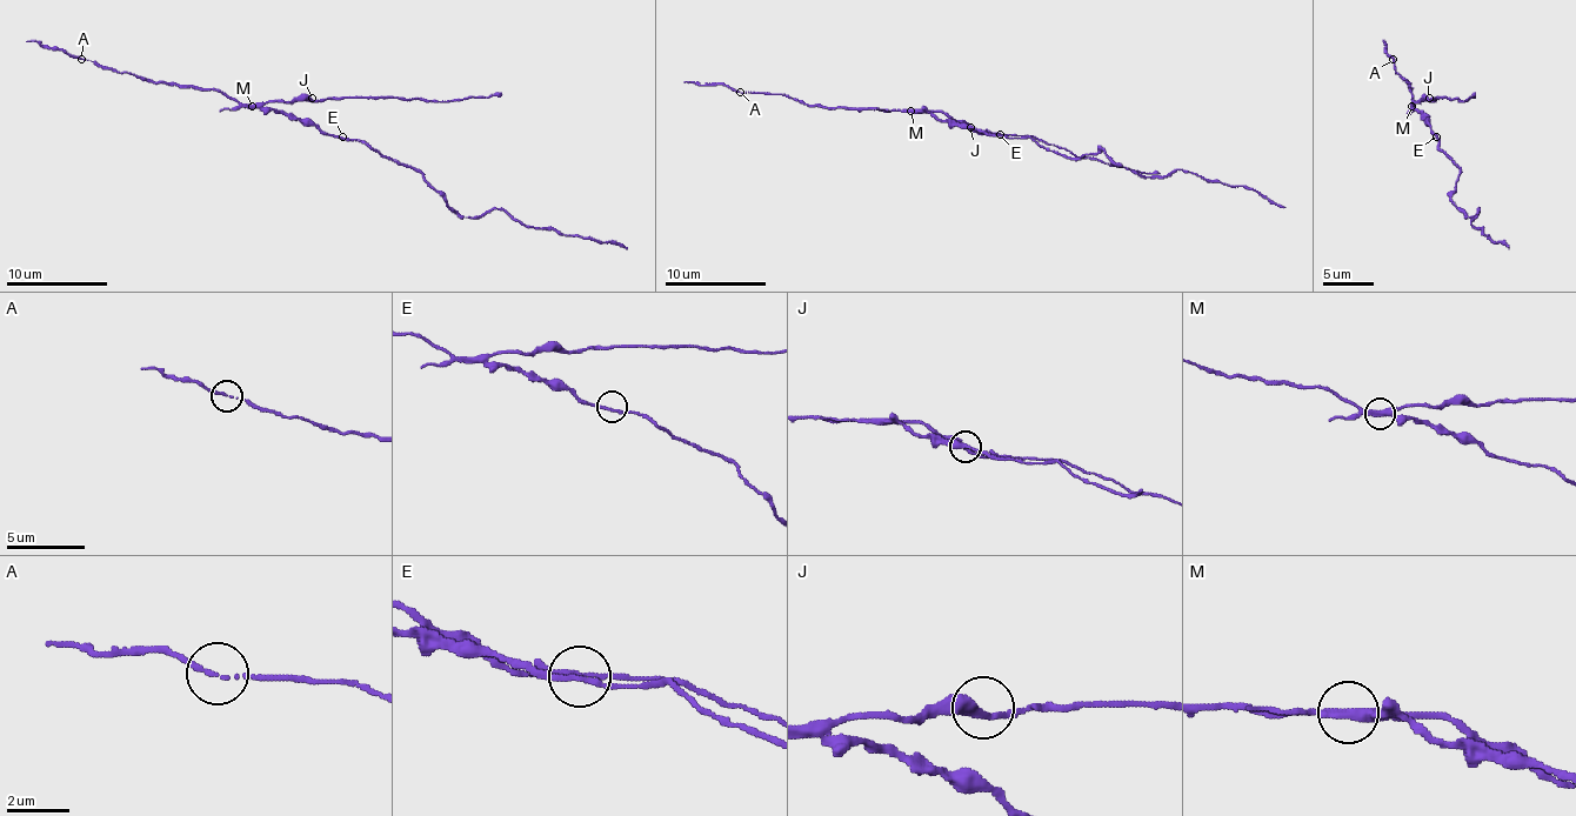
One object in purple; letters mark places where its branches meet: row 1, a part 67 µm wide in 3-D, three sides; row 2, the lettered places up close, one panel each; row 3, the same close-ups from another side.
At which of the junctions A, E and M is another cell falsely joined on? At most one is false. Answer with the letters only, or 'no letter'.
M

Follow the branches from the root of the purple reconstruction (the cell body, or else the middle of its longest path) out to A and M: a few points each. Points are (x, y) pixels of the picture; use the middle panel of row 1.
A: (1000, 134), (950, 125), (927, 112), (812, 107), (783, 94), (739, 92)
M: (1000, 134), (950, 125), (927, 112), (909, 109)

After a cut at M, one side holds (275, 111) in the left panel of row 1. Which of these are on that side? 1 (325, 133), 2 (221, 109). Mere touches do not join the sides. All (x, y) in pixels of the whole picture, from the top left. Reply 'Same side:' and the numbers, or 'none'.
Same side: 1

